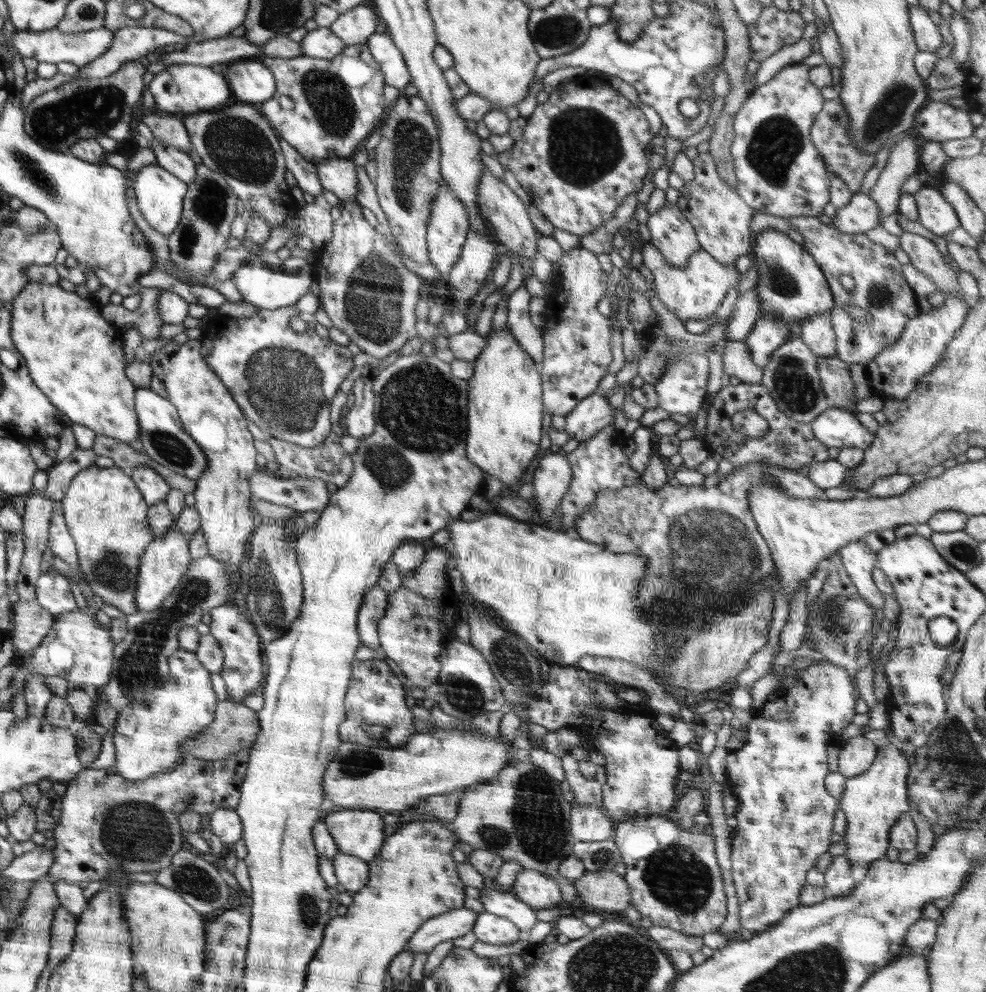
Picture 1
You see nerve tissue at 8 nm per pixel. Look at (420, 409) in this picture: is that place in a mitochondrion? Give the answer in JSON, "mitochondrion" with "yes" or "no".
{"mitochondrion":"yes"}

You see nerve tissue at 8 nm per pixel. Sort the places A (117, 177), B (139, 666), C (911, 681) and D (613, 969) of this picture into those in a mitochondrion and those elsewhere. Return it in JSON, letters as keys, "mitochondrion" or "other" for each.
{"A":"other","B":"mitochondrion","C":"other","D":"mitochondrion"}

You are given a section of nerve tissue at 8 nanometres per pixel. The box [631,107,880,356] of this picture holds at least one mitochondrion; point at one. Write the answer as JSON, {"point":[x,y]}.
{"point":[775,144]}

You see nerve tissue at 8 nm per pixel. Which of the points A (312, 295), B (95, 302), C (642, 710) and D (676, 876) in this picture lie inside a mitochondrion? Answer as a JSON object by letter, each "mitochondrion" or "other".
{"A":"other","B":"other","C":"other","D":"mitochondrion"}

